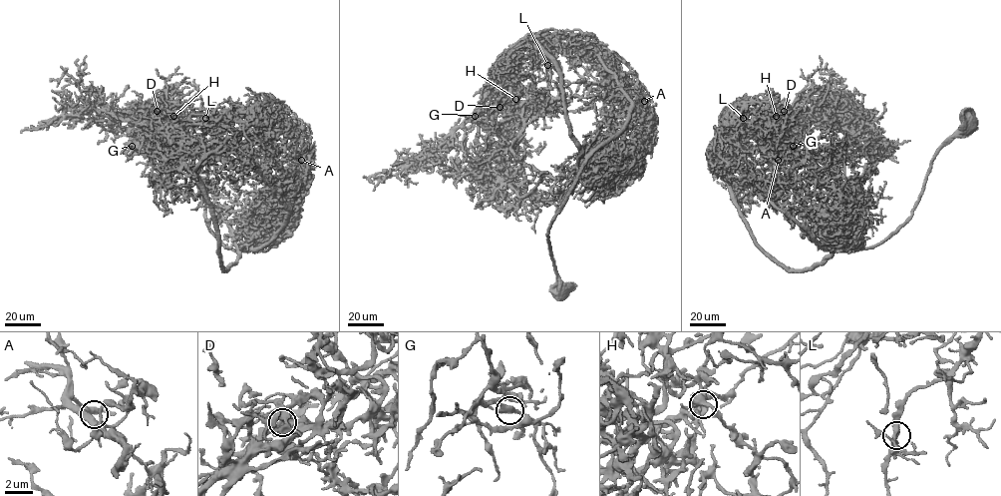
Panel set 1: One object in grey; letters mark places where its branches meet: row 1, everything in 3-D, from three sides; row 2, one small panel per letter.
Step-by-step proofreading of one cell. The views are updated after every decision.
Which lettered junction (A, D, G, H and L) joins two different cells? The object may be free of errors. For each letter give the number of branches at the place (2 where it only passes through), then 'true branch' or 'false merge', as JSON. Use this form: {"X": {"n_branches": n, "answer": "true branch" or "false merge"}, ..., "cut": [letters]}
{"A": {"n_branches": 3, "answer": "true branch"}, "D": {"n_branches": 3, "answer": "true branch"}, "G": {"n_branches": 3, "answer": "true branch"}, "H": {"n_branches": 3, "answer": "true branch"}, "L": {"n_branches": 3, "answer": "true branch"}, "cut": []}

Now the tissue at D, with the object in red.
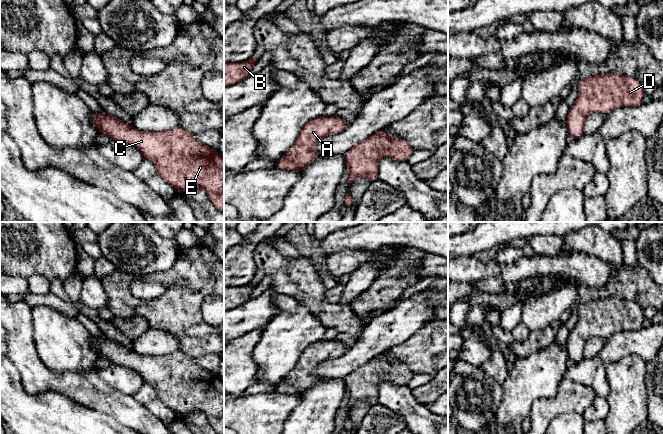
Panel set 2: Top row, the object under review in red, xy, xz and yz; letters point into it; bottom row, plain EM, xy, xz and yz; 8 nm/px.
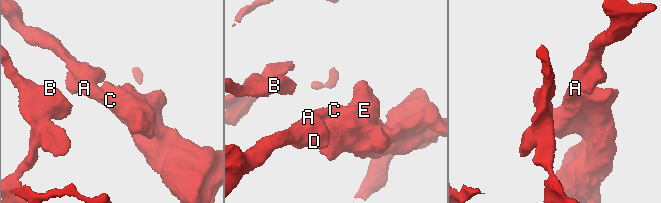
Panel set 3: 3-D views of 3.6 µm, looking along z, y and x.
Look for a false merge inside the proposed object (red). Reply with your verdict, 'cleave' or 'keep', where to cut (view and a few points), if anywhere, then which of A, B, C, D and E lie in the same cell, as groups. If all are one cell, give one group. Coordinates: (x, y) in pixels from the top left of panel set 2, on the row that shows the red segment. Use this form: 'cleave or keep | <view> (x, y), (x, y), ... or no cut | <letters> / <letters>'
keep | no cut | A B C D E

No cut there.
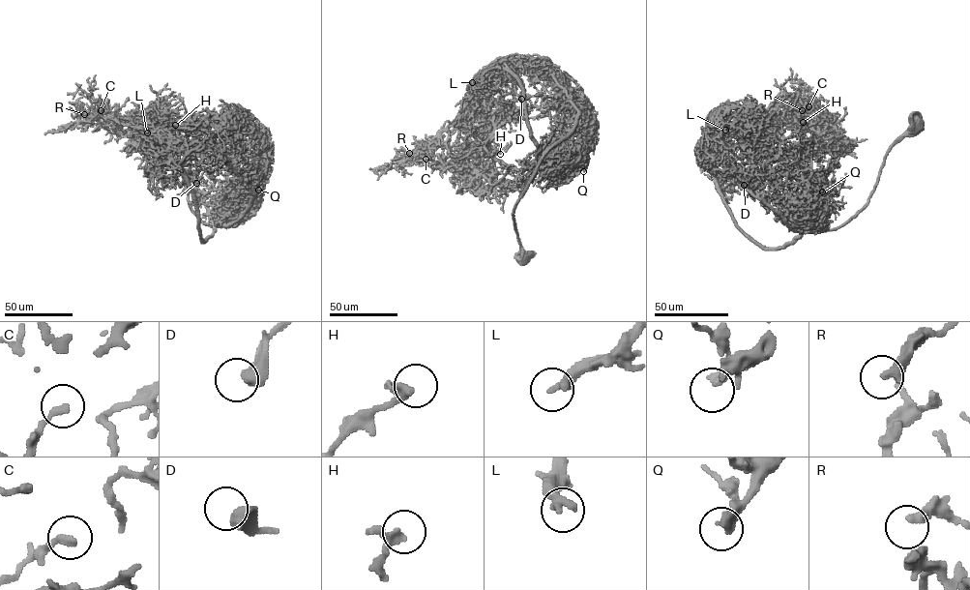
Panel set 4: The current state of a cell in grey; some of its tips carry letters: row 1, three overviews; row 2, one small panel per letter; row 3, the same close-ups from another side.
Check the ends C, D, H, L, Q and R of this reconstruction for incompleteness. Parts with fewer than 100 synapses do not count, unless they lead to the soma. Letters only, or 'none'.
Q

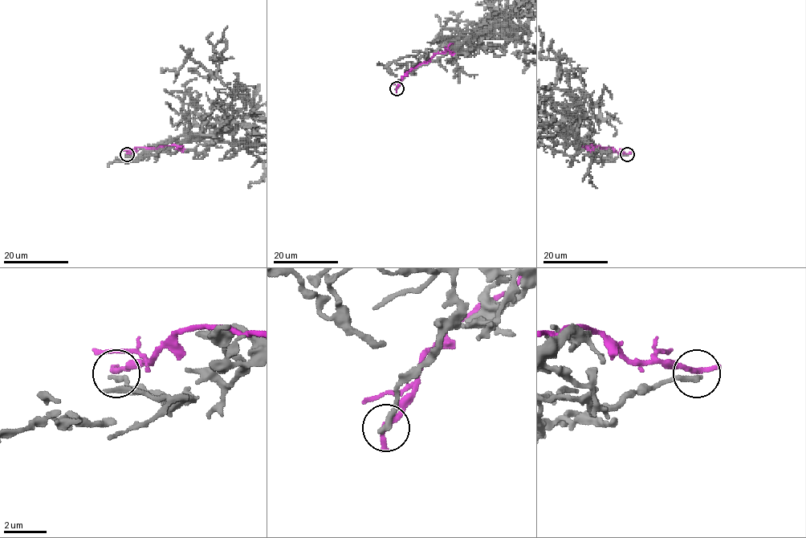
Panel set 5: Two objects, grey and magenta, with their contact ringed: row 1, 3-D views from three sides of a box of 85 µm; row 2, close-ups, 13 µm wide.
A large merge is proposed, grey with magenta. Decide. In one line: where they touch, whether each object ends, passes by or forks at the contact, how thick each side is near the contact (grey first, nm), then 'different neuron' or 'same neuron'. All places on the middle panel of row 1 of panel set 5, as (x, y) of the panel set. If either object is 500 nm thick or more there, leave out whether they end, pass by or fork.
(396, 88) | grey ends | magenta ends | 280/320 nm | different neuron

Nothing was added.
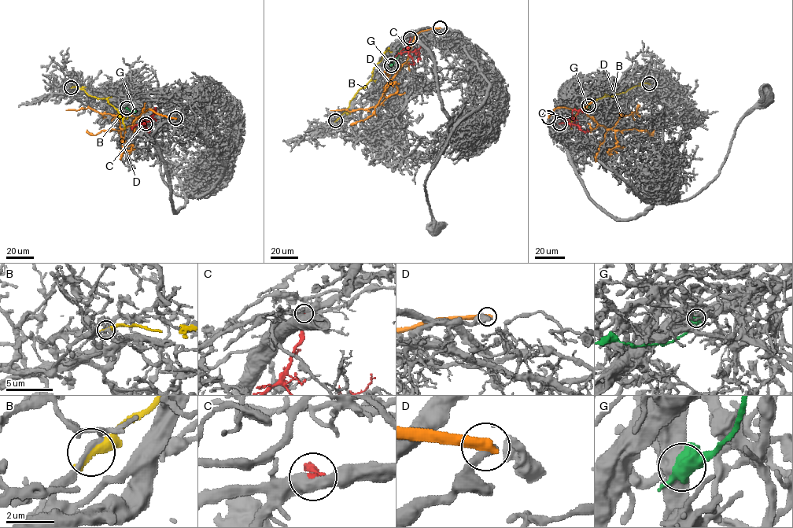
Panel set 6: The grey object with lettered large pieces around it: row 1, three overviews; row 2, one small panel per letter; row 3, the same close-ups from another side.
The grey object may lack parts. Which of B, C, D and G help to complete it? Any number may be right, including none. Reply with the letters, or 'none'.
C

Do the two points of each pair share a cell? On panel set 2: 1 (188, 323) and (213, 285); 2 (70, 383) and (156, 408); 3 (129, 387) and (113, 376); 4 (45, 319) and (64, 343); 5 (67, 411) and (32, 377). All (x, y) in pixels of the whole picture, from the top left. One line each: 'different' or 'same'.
1: same
2: different
3: same
4: same
5: different

